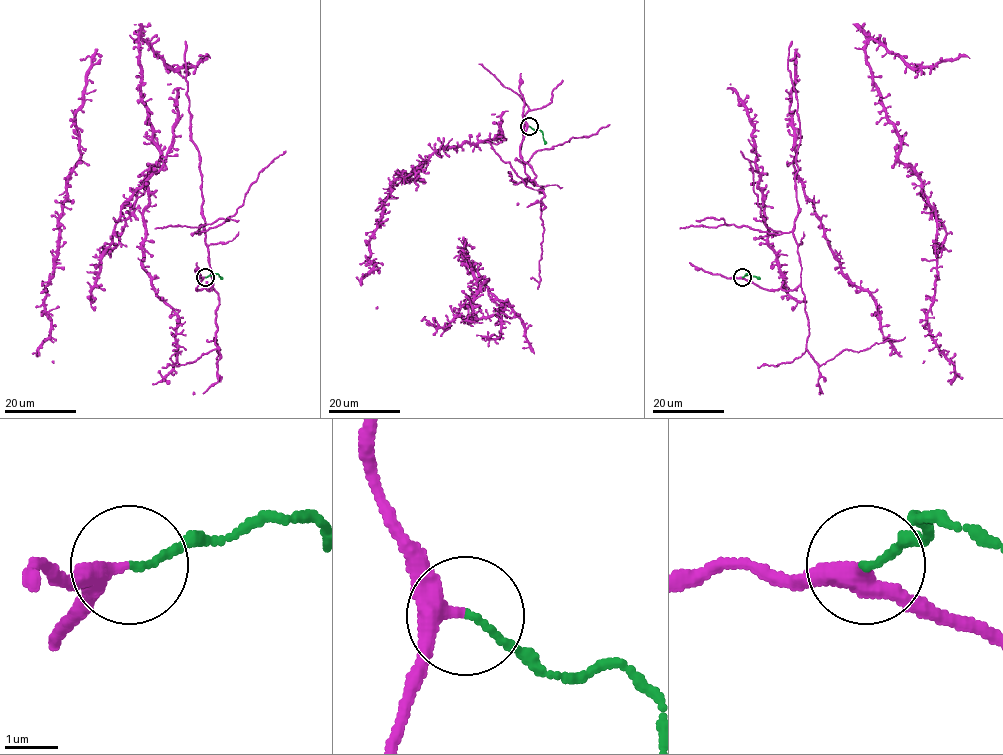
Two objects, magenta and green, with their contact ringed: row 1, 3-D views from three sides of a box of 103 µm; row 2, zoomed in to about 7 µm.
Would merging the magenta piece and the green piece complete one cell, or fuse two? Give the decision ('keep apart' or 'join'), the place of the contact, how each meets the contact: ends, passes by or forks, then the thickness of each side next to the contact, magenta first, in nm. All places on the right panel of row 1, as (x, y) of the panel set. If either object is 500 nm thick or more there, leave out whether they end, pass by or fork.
join; at (742, 277); magenta passes by; green ends there; 300 nm thick on the magenta side, 120 nm on the other

